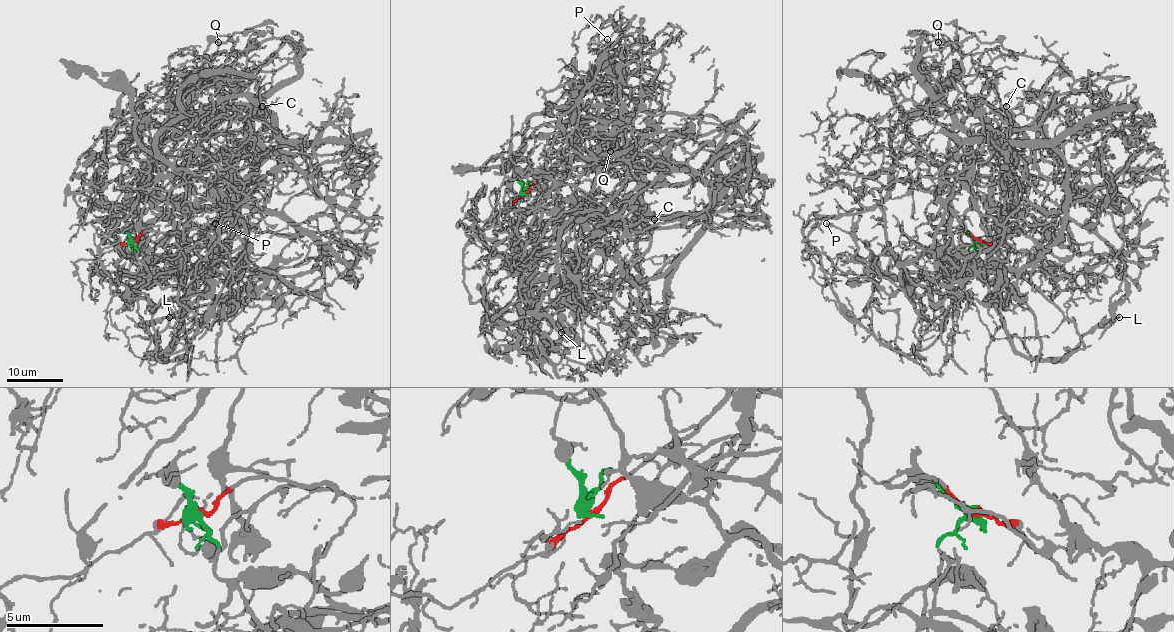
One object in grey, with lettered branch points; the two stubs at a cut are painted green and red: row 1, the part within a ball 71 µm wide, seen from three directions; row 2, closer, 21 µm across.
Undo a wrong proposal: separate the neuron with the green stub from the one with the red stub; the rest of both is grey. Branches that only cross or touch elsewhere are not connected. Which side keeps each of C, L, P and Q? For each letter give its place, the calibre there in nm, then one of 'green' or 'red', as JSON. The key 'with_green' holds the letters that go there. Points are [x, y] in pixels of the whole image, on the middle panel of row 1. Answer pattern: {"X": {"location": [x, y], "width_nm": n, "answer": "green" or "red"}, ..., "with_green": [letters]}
{"C": {"location": [654, 219], "width_nm": 130, "answer": "red"}, "L": {"location": [561, 332], "width_nm": 160, "answer": "green"}, "P": {"location": [607, 39], "width_nm": 180, "answer": "green"}, "Q": {"location": [610, 151], "width_nm": 80, "answer": "red"}, "with_green": ["L", "P"]}

